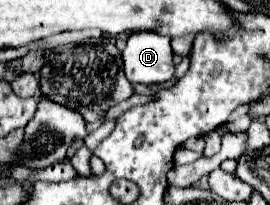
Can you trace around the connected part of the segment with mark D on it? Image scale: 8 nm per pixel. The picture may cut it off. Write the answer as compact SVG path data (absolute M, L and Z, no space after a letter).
M133 32L123 48L125 76L137 84L157 84L171 80L173 50L171 38L159 36L157 32Z

